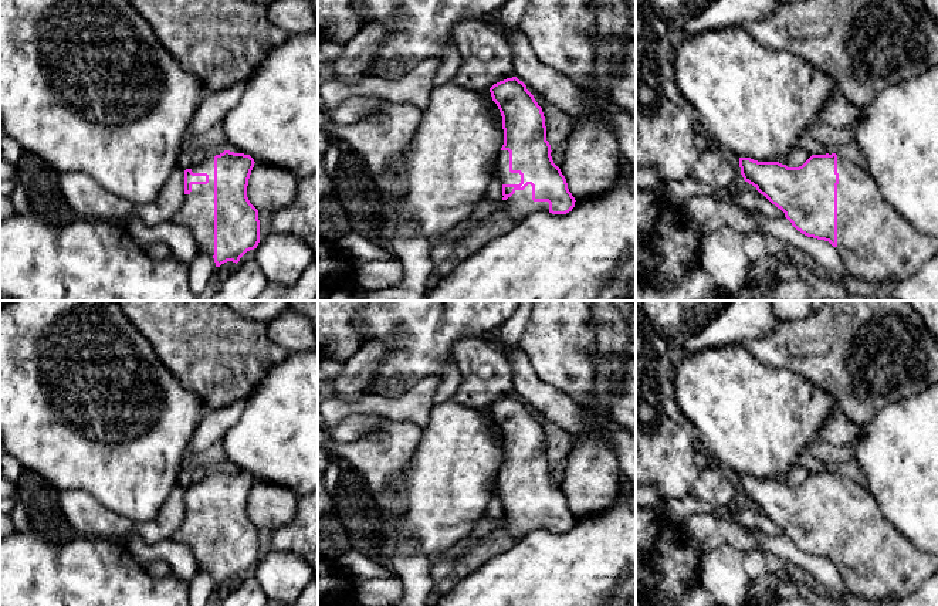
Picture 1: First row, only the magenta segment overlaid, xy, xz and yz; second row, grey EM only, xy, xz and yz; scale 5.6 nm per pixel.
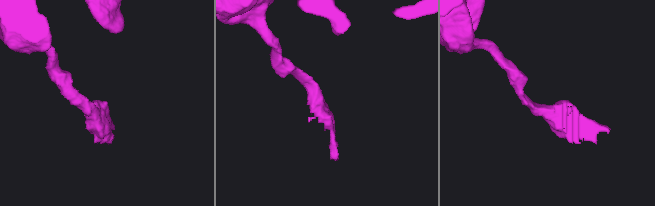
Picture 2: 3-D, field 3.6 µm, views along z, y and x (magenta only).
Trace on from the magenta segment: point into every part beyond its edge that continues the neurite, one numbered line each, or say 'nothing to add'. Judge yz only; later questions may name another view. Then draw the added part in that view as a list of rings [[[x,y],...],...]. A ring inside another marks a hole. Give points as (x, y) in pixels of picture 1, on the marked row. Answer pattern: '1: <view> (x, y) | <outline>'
1: yz (876, 244) | [[[837,155],[837,253],[853,277],[867,282],[895,282],[914,274],[938,251],[938,237],[927,236],[903,219],[881,196],[866,169]]]

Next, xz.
1: xz (520, 205) | [[[528,184],[524,190],[515,190],[515,193],[507,200],[501,202],[501,210],[504,210],[512,220],[524,220],[535,211],[549,211],[548,202],[532,200],[532,186]]]

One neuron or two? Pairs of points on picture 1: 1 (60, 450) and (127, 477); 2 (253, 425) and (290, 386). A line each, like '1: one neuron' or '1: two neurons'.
1: one neuron
2: one neuron

